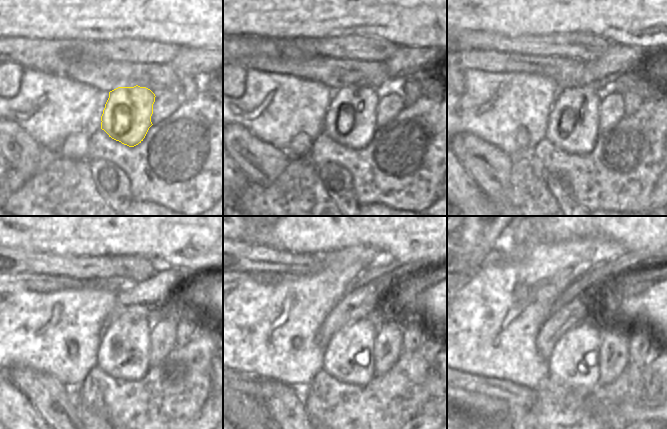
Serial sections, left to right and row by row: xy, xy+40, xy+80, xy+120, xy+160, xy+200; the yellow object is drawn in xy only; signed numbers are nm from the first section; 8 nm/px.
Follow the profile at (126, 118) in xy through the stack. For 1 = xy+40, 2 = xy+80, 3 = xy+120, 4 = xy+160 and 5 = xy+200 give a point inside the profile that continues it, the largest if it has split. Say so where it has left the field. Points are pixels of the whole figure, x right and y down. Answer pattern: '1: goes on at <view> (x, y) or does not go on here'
1: goes on at xy+40 (350, 119)
2: goes on at xy+80 (573, 126)
3: goes on at xy+120 (124, 351)
4: goes on at xy+160 (349, 358)
5: goes on at xy+200 (573, 362)

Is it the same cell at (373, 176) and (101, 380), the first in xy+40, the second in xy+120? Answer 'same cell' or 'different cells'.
same cell

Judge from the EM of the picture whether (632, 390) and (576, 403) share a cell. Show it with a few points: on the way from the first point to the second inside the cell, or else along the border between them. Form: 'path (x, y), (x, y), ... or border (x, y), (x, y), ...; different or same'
path (618, 392), (609, 396), (602, 403), (590, 403); same

